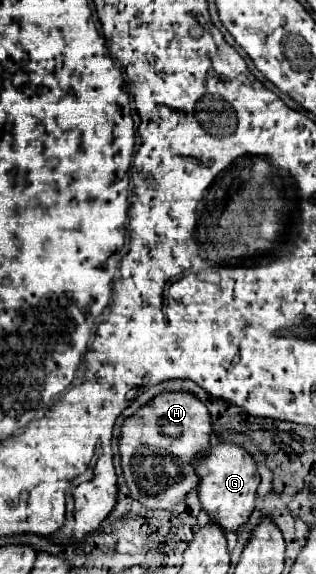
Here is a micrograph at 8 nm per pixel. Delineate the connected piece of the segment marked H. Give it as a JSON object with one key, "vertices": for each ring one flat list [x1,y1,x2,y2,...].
{"vertices":[[161,393,143,409,139,409,133,417,123,423,119,451,121,451,121,465,125,471,125,481,131,491,131,497,143,503,147,509,171,509,185,495,197,487,197,475,193,461,197,455,205,455,211,443,211,419,207,407,193,397,191,393]]}

